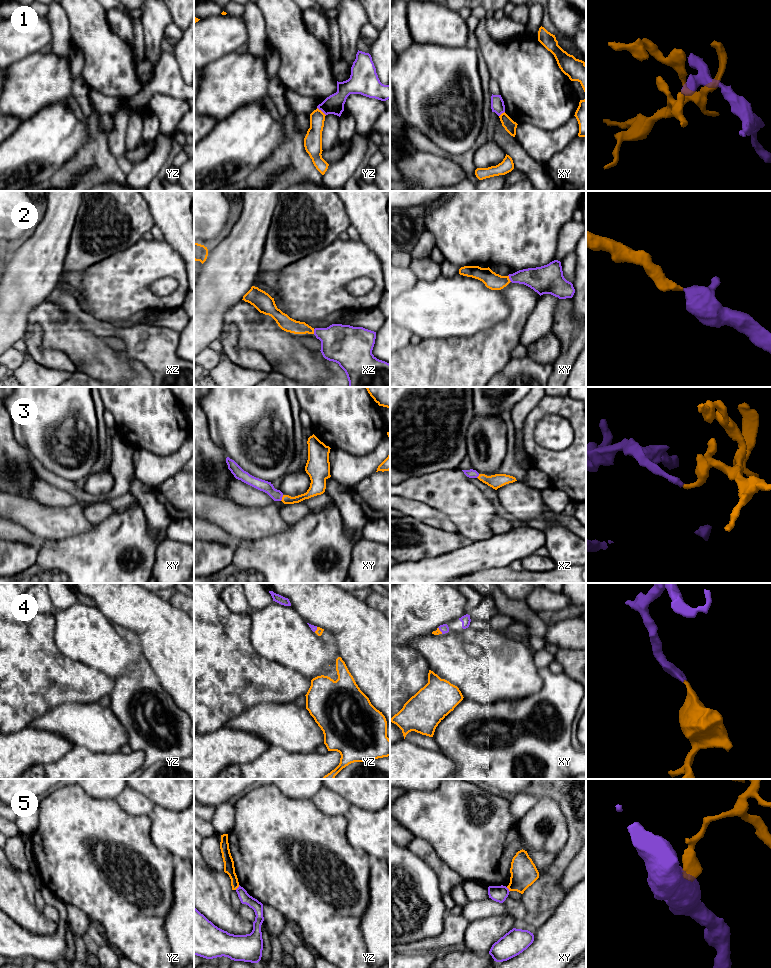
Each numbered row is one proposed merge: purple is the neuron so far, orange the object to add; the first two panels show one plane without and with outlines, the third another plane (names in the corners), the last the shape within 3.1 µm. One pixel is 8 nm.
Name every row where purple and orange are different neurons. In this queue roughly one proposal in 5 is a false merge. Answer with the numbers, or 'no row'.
1, 5

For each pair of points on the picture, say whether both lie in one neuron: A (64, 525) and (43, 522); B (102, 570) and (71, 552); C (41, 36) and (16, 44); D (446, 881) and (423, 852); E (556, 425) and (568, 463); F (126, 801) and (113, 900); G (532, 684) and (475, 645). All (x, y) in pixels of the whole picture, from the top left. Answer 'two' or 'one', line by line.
A: one
B: one
C: one
D: one
E: two
F: two
G: one

